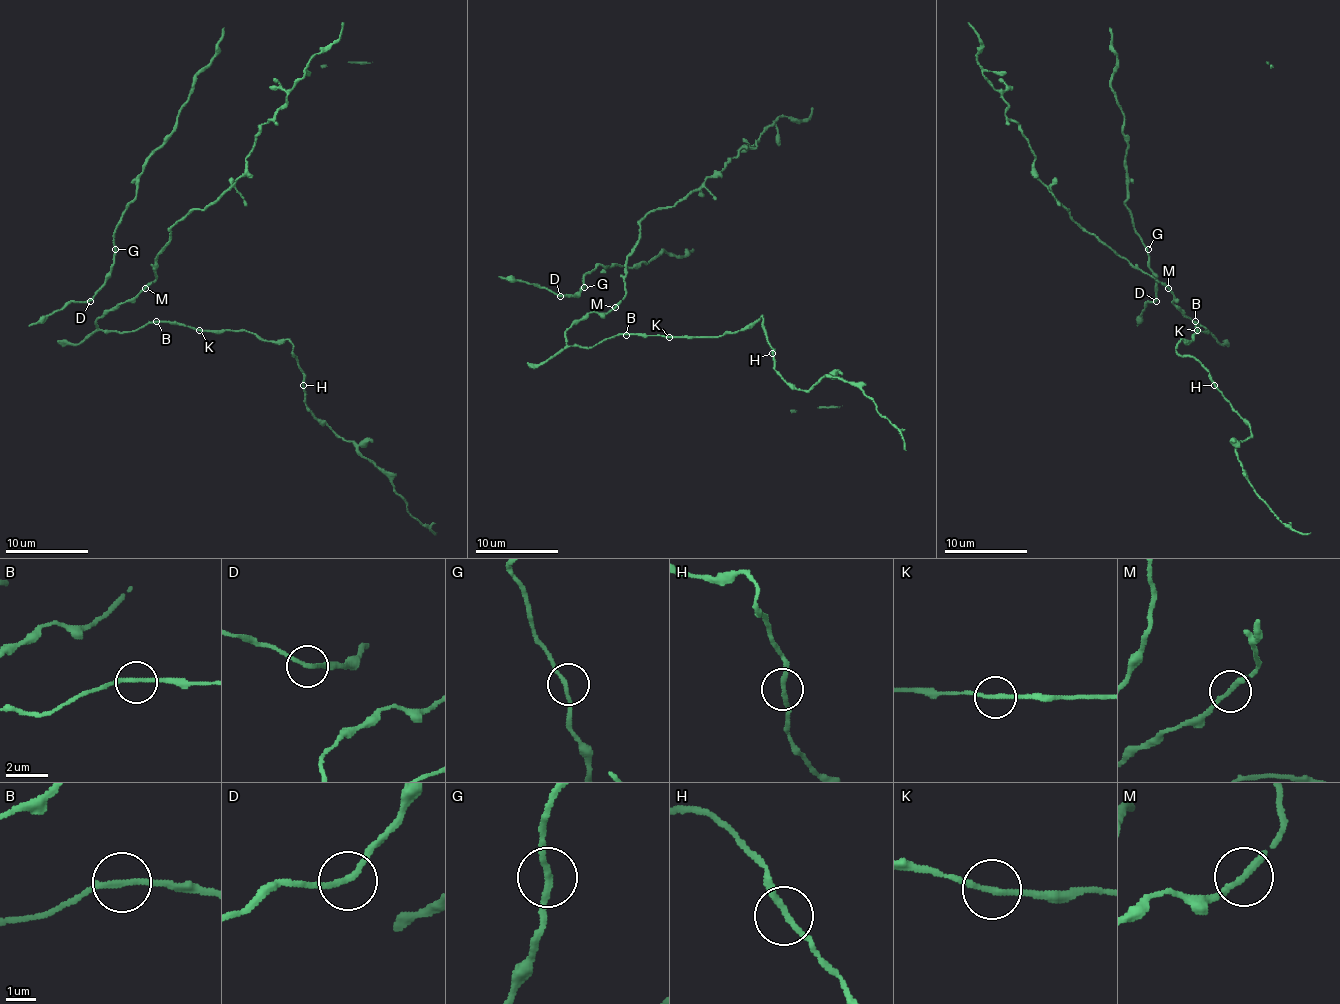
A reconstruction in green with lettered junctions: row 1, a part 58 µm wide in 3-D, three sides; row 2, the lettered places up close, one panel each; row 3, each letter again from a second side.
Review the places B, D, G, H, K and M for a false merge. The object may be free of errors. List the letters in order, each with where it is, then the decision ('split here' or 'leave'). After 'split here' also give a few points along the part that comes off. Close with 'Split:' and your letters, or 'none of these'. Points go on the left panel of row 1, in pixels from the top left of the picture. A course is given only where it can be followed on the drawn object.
B: at (156, 321); leave
D: at (90, 301); leave
G: at (115, 249); leave
H: at (303, 385); leave
K: at (199, 330); leave
M: at (145, 288); leave
Split: none of these

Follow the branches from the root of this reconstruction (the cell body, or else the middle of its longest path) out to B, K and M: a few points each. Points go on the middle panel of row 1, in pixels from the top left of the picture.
B: (572, 327), (566, 333), (568, 345), (593, 347), (617, 335), (626, 335)
K: (572, 327), (566, 333), (566, 343), (582, 347), (593, 347), (617, 335), (669, 337)
M: (572, 327), (591, 312), (611, 312), (615, 308)

